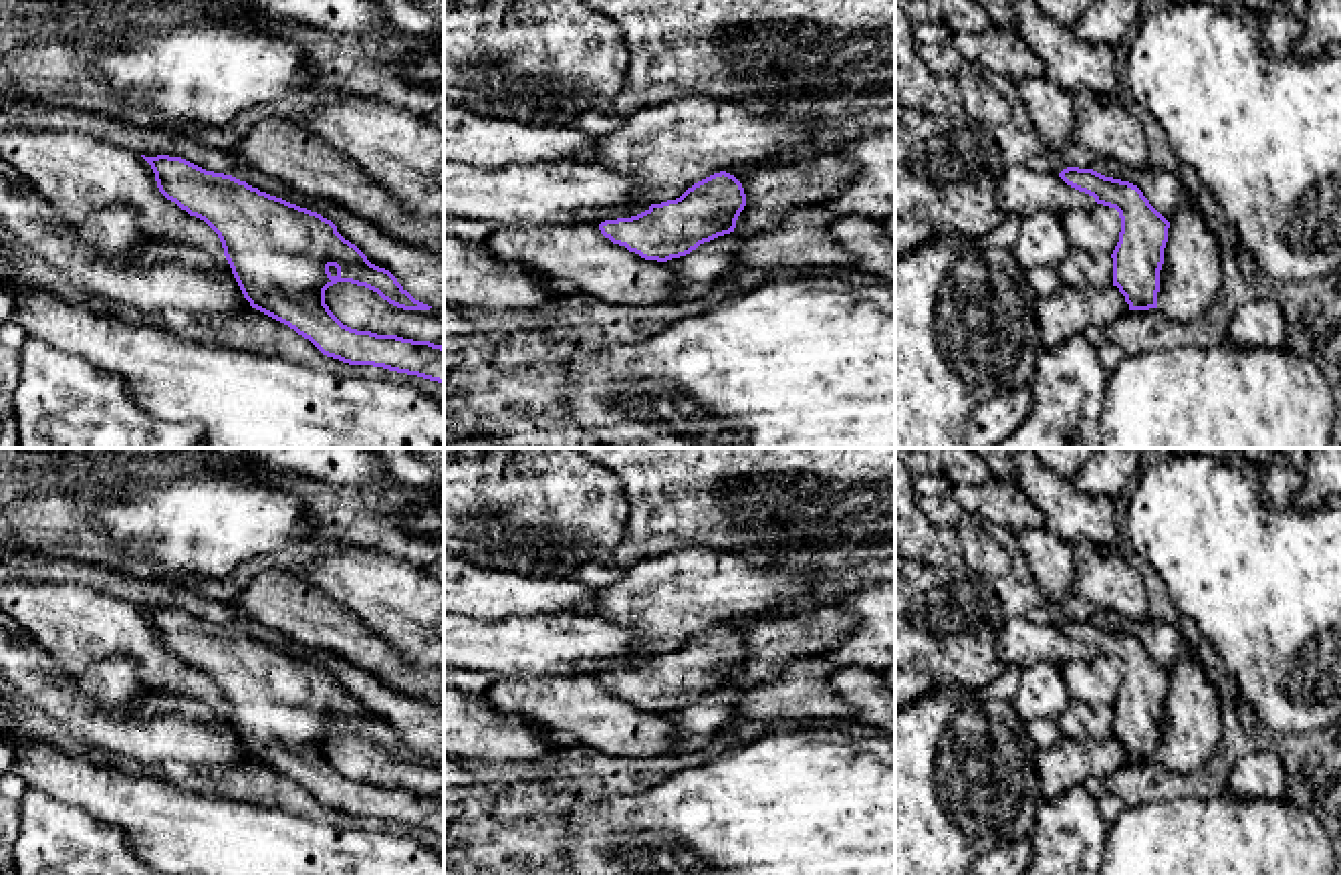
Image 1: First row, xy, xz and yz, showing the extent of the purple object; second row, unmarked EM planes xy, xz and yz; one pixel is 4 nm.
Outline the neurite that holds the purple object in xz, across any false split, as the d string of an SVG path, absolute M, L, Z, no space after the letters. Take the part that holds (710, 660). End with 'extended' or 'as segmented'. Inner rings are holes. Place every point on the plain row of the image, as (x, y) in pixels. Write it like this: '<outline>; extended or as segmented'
M720 623L694 635L676 651L651 655L631 669L605 671L599 681L613 696L645 712L667 714L734 683L744 657L742 635Z; as segmented

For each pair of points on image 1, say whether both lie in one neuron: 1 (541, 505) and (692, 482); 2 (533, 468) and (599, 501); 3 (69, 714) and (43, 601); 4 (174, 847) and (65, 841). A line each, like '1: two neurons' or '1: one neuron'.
1: two neurons
2: one neuron
3: two neurons
4: two neurons

